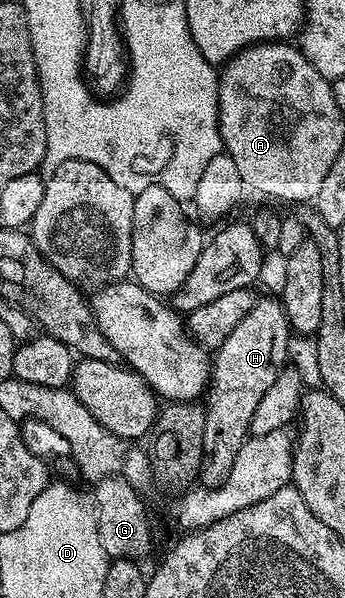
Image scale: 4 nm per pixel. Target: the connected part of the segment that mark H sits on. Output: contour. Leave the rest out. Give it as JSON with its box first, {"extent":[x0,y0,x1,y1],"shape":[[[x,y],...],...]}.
{"extent":[200,297,291,487],"shape":[[[258,297],[255,308],[227,336],[227,340],[215,351],[211,362],[211,381],[207,387],[203,448],[205,459],[201,461],[200,481],[206,487],[218,487],[231,472],[232,462],[247,438],[249,425],[259,400],[263,400],[267,388],[275,382],[275,376],[286,365],[288,340],[291,335],[285,309],[276,297]]]}

